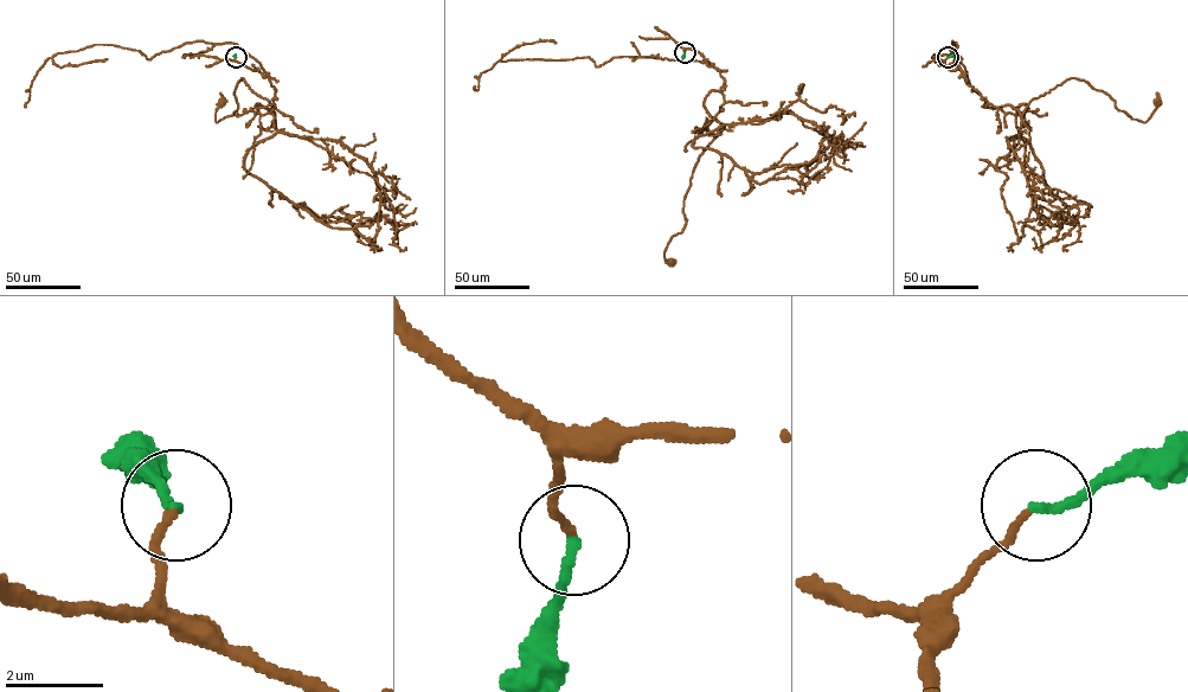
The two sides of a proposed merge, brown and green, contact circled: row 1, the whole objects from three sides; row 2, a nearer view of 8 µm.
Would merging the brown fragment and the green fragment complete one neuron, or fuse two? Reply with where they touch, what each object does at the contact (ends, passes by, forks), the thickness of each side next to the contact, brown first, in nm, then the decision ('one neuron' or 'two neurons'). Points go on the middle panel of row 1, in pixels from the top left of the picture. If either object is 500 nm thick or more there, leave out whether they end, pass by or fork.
at (685, 52); brown ends there; green ends there; 150 nm thick on the brown side, 200 nm on the other; one neuron

